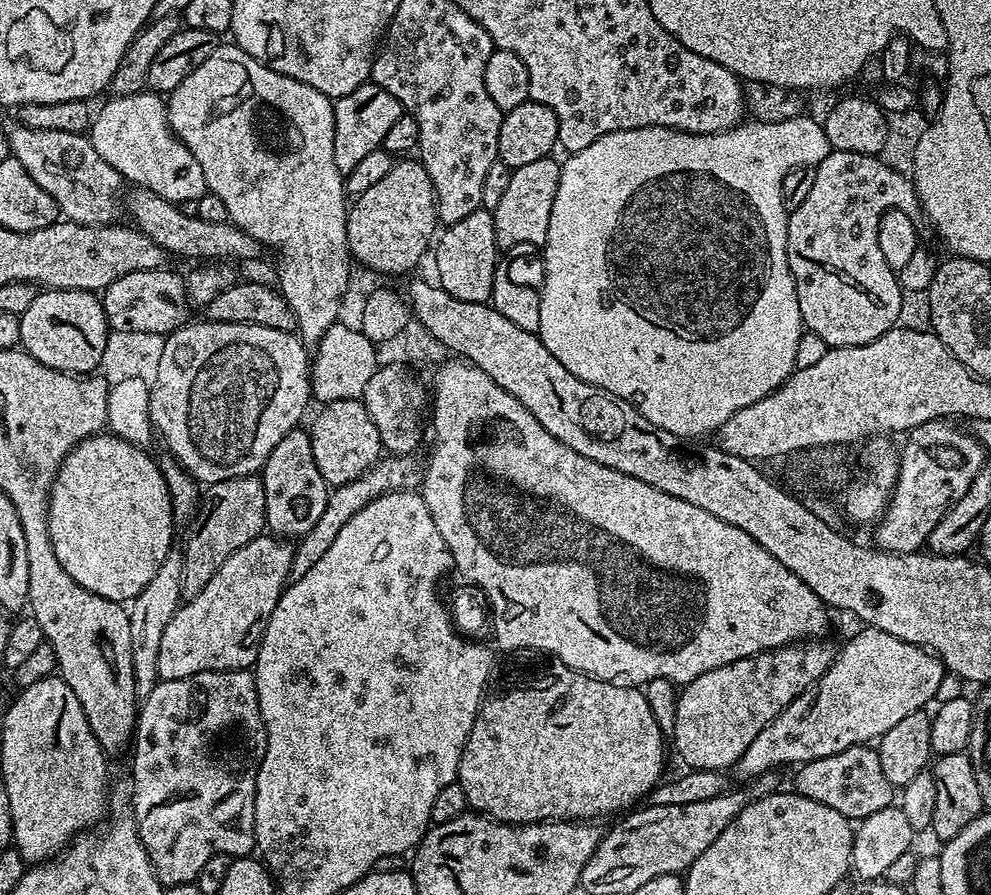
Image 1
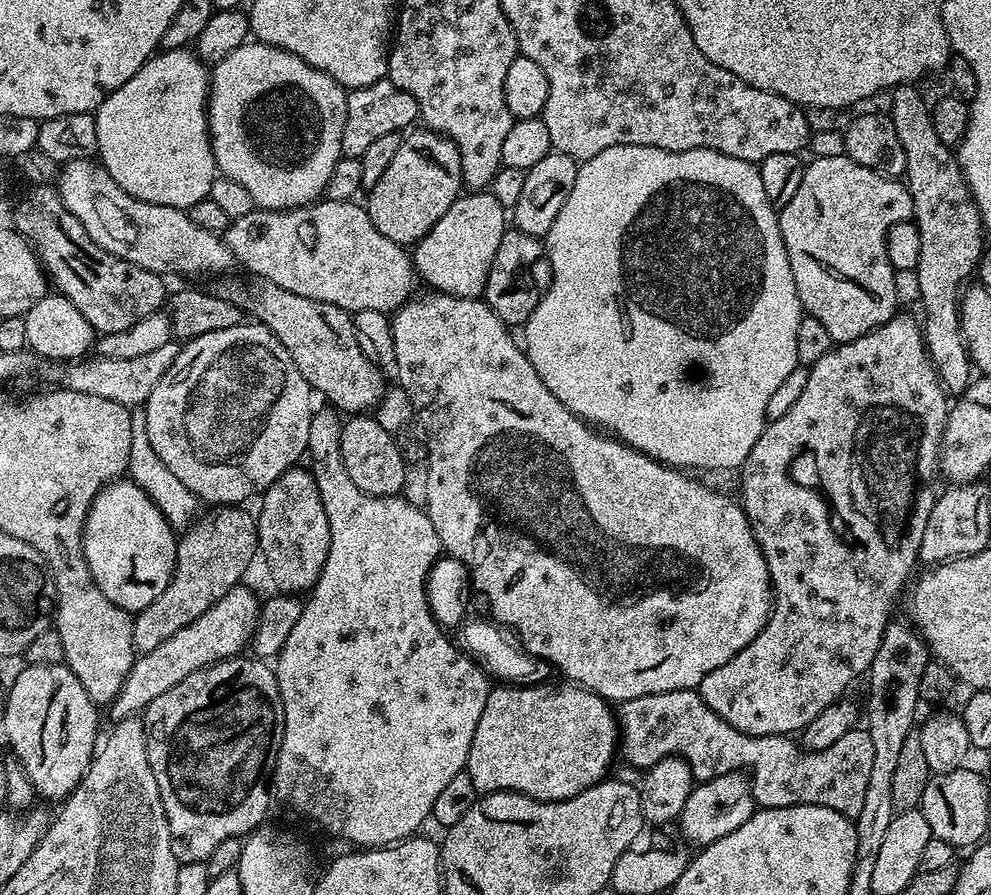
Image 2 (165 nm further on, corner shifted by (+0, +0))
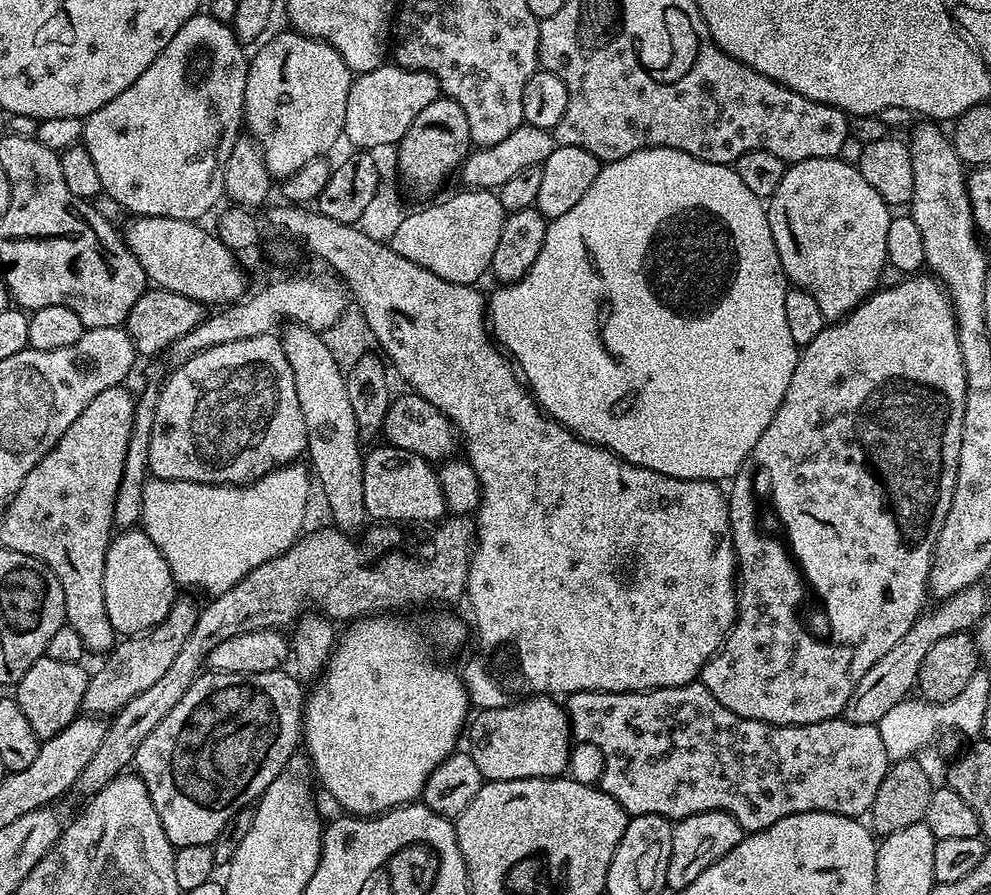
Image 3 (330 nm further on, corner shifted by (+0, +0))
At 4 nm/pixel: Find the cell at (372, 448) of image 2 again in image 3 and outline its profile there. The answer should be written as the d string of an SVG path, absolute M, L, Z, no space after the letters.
M383 447L363 457L365 513L373 521L399 522L404 526L432 526L445 519L446 505L437 469L410 450Z

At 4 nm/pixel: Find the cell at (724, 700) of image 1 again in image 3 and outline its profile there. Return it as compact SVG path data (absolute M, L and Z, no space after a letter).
M912 274L904 279L898 286L889 288L881 287L872 293L863 304L857 306L853 312L849 312L843 320L829 323L821 330L816 338L808 345L799 349L794 366L794 375L790 377L790 386L786 386L784 401L778 406L774 418L770 418L770 426L762 430L762 438L754 442L754 450L745 458L744 464L736 475L731 477L732 492L727 493L728 498L728 520L732 523L732 549L736 551L736 562L738 565L738 595L736 598L736 621L732 624L724 638L724 644L706 662L706 666L700 672L698 680L734 714L738 714L747 720L761 720L767 724L783 724L791 726L794 724L813 724L823 720L835 720L841 715L850 702L850 694L854 694L854 686L862 682L862 674L882 658L882 654L888 653L897 642L902 642L914 626L914 622L919 618L921 612L925 611L924 596L928 591L928 575L932 565L932 555L938 542L938 534L942 530L942 522L946 522L946 514L950 510L950 498L954 498L954 482L958 474L958 450L962 446L962 410L966 410L966 366L962 366L962 349L958 346L958 330L956 329L956 319L952 309L952 299L948 296L948 291L944 285L931 274Z

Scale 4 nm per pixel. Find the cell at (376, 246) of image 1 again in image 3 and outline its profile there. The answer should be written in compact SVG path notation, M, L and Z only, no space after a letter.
M439 95L426 110L418 113L418 118L410 122L406 134L400 139L396 152L396 164L400 167L400 176L404 179L404 184L416 196L428 196L431 192L436 192L452 176L452 171L459 169L468 158L468 153L473 151L474 145L470 138L470 122L466 122L466 113L458 102L454 102L449 96Z

